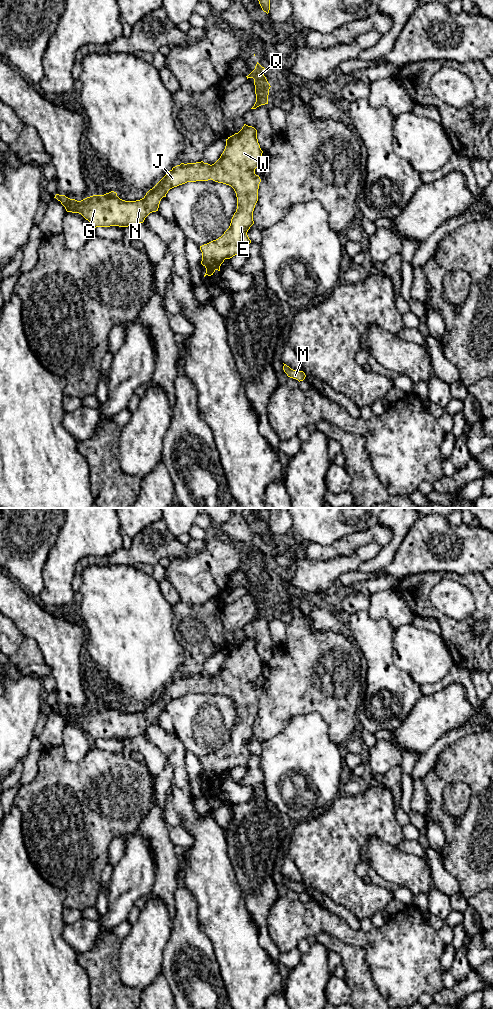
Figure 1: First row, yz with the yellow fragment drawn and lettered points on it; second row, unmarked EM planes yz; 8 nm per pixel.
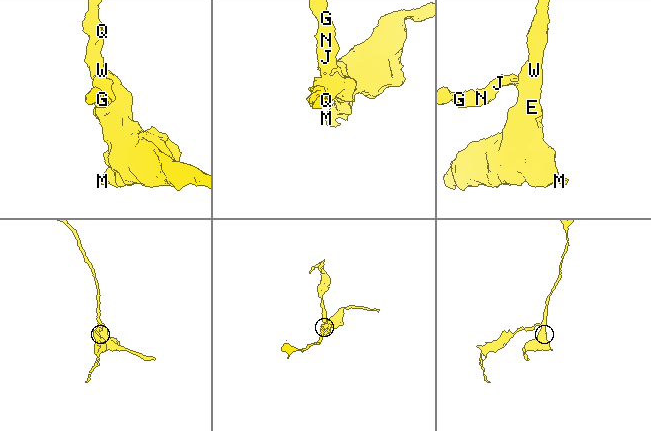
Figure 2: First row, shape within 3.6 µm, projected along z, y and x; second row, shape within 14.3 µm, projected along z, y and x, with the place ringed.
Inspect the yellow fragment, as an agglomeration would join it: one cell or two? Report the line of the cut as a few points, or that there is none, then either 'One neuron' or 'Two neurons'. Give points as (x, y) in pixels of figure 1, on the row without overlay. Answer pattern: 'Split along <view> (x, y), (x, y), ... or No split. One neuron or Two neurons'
No split. One neuron

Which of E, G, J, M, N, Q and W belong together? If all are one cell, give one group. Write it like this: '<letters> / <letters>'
E G J M N Q W

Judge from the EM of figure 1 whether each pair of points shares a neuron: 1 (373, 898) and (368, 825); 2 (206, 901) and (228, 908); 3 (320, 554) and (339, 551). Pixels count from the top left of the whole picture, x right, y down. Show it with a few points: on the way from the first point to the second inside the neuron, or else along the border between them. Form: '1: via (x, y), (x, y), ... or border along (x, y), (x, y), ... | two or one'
1: via (354, 881), (349, 876), (349, 844) | one
2: via (211, 901), (216, 901), (223, 908) | one
3: via (325, 553), (334, 551) | one

